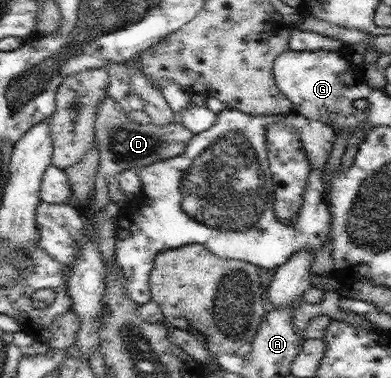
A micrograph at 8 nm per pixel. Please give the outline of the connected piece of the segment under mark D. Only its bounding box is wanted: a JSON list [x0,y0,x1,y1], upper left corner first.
[93,94,194,214]

